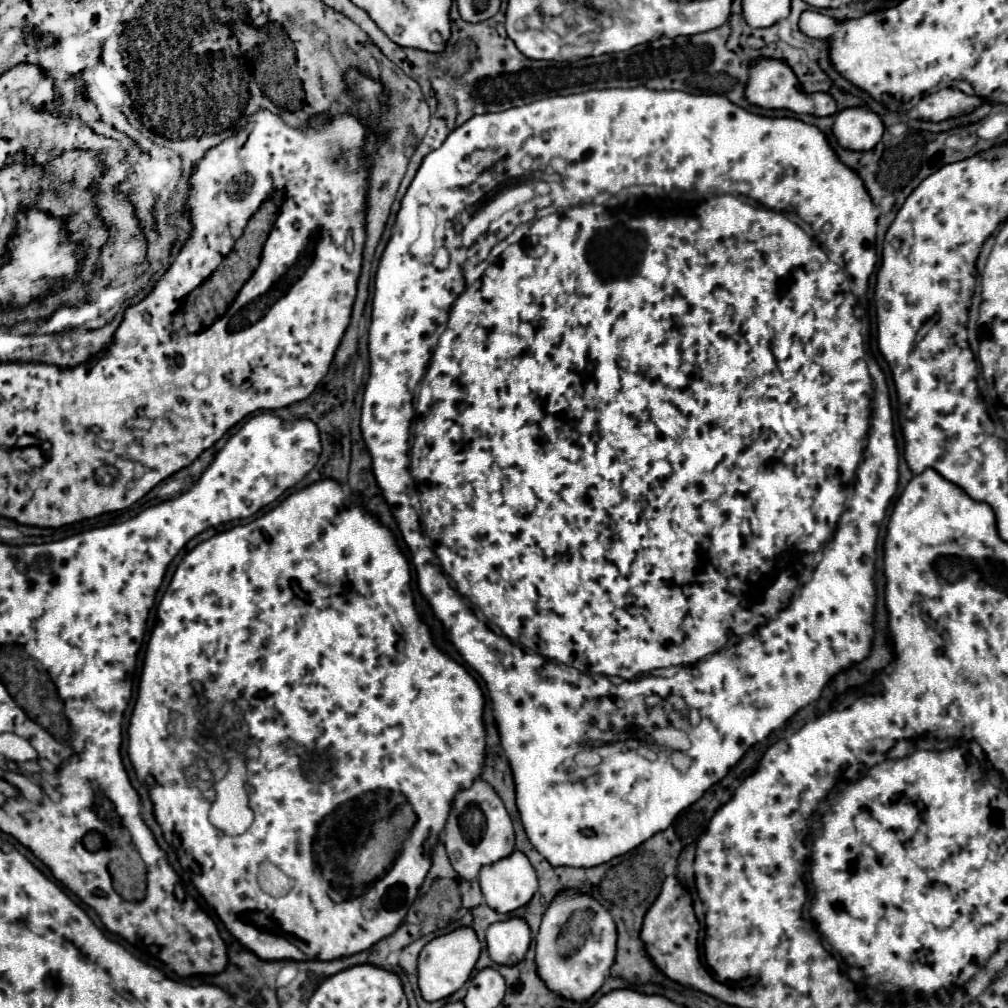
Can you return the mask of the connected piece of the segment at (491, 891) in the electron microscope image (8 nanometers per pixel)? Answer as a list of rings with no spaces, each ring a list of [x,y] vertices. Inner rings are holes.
[[[514,851],[510,859],[484,867],[478,875],[486,905],[498,913],[512,913],[524,907],[538,889],[536,873],[524,853]]]

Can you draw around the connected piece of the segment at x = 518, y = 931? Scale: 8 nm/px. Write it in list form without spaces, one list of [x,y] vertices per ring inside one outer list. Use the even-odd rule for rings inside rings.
[[[522,919],[492,923],[486,931],[486,951],[494,963],[516,965],[530,947],[530,927]]]

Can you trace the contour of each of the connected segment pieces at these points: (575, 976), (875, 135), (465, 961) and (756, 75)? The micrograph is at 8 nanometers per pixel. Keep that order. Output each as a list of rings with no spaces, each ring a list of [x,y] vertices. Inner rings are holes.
[[[574,891],[560,893],[552,901],[552,905],[546,909],[538,937],[536,937],[536,967],[546,987],[550,987],[550,991],[554,991],[556,995],[568,1001],[576,1001],[576,1003],[588,1001],[602,987],[614,963],[614,955],[616,955],[616,927],[614,927],[610,913],[600,903],[594,903],[594,899],[586,899],[586,895],[574,895]],[[580,909],[592,909],[596,915],[596,921],[592,919],[592,931],[586,937],[586,943],[582,945],[582,949],[576,951],[572,957],[562,959],[556,953],[556,937],[560,935],[560,929],[570,919],[570,915]]]
[[[852,107],[836,113],[832,133],[838,145],[848,151],[870,151],[880,141],[884,125],[876,113]]]
[[[470,927],[456,929],[448,935],[442,935],[430,941],[418,957],[418,987],[420,987],[422,999],[432,1003],[456,993],[470,979],[472,967],[478,961],[478,955],[480,955],[480,941],[476,939],[476,933]]]
[[[756,57],[750,63],[748,71],[748,83],[744,91],[748,103],[764,107],[764,109],[788,109],[798,115],[808,113],[816,117],[826,117],[836,113],[836,101],[828,93],[804,93],[798,85],[798,79],[790,65],[782,59],[770,59],[770,57]]]

